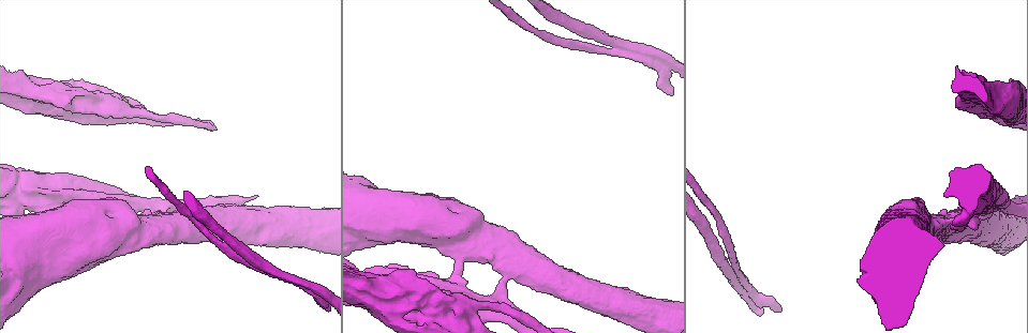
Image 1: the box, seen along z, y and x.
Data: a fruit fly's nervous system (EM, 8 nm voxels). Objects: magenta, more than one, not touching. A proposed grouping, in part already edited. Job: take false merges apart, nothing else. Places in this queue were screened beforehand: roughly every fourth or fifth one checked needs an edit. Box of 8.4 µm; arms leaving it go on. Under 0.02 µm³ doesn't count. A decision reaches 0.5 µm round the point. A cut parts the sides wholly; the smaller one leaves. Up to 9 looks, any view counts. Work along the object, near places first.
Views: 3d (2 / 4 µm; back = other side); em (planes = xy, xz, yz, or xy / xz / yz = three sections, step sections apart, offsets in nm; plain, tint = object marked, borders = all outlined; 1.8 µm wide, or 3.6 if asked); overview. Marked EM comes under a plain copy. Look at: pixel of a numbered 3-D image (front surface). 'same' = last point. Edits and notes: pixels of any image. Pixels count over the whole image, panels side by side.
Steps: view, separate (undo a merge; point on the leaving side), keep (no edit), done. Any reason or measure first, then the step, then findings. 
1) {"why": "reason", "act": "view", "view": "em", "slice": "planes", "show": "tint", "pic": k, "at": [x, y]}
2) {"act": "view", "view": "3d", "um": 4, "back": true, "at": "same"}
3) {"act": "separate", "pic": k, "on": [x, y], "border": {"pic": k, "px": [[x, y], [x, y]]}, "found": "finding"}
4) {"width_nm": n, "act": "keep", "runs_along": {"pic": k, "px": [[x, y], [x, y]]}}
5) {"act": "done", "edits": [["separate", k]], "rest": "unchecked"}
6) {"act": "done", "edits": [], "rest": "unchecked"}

{"act": "view", "view": "em", "um": 3.6, "slice": "planes", "show": "tint", "pic": 1, "at": [31, 195]}

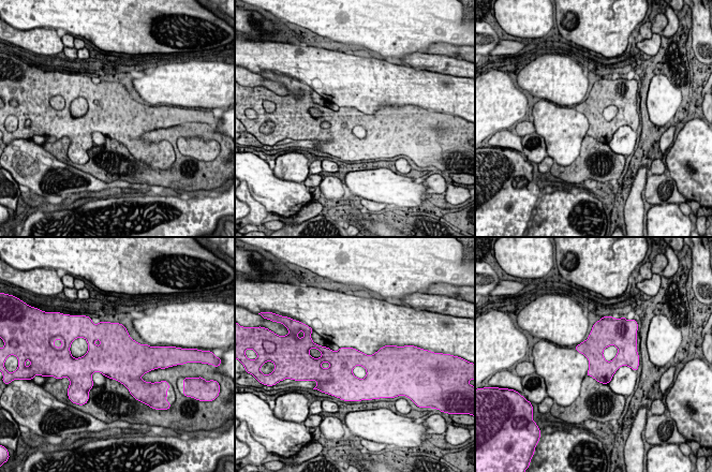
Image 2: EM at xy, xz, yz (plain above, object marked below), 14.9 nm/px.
{"act": "keep", "found": "continuous, no second cell"}

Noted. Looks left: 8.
{"why": "a fork", "act": "view", "view": "em", "slice": "planes", "show": "tint", "pic": 1, "at": [506, 260]}

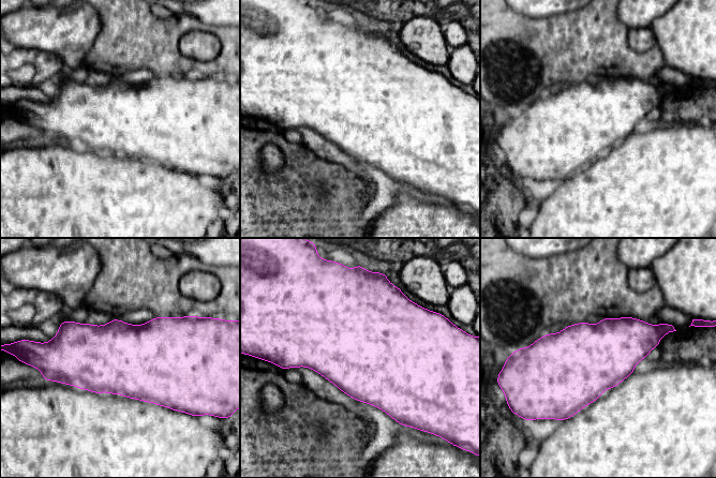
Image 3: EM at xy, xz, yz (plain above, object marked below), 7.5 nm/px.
{"act": "separate", "pic": 3, "on": [664, 328], "border": {"pic": 3, "px": [[656, 327], [661, 335]]}, "found": "two cells meet here"}

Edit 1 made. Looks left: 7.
{"why": "sudden change in width", "act": "view", "view": "3d", "um": 4, "back": true, "pic": 1, "at": [130, 112]}

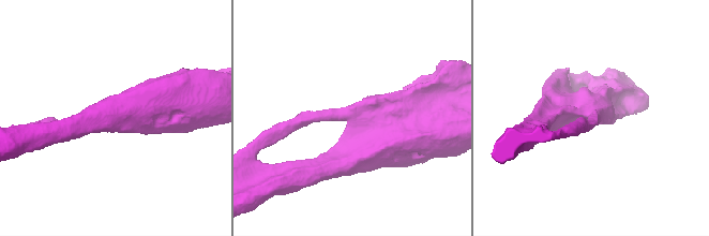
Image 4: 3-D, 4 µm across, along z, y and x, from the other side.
{"arm_widths_nm": [190, 550], "act": "view", "view": "em", "slice": "yz", "step": 8, "show": "tint", "pic": 4, "at": [353, 114]}

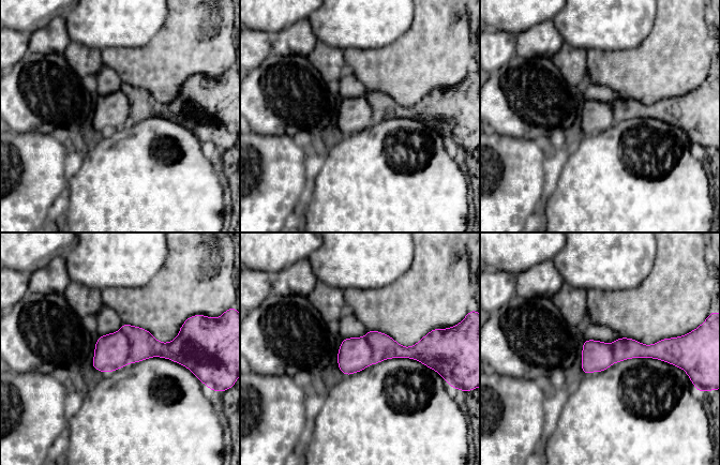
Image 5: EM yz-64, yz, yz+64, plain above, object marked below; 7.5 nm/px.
{"act": "view", "view": "em", "slice": "planes", "show": "tint", "at": "same"}

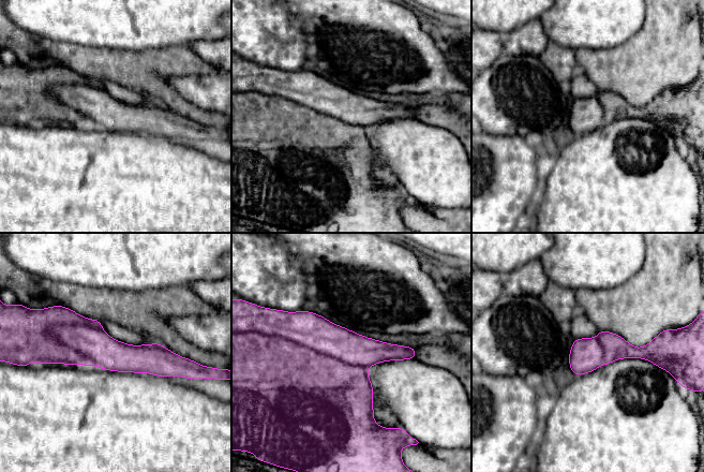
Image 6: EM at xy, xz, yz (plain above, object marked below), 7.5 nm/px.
{"width_nm": 260, "act": "separate", "pic": 6, "on": [101, 350], "border": {"pic": 6, "px": [[48, 329], [90, 364]]}, "found": "two cells meet here"}

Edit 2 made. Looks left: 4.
{"act": "view", "view": "3d", "um": 4, "pic": 1, "at": [293, 279]}

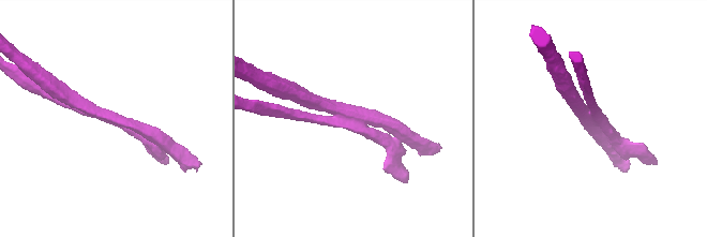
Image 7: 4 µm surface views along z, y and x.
{"why": "need the tissue", "act": "view", "view": "em", "slice": "planes", "show": "tint", "pic": 7, "at": [590, 119]}

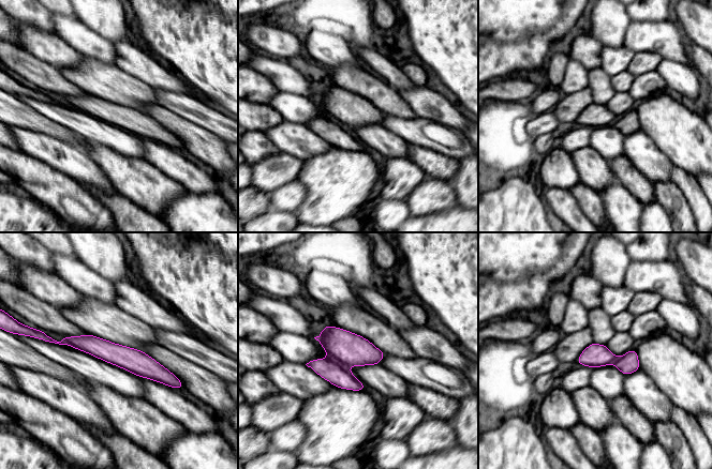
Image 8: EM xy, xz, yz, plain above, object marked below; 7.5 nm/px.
{"act": "separate", "pic": 8, "on": [336, 373], "border": {"pic": 8, "px": [[329, 358], [345, 365]]}, "found": "two cells meet here"}

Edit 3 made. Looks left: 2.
{"act": "done", "edits": [["separate", 3], ["separate", 6], ["separate", 8]], "rest": "unchecked"}

